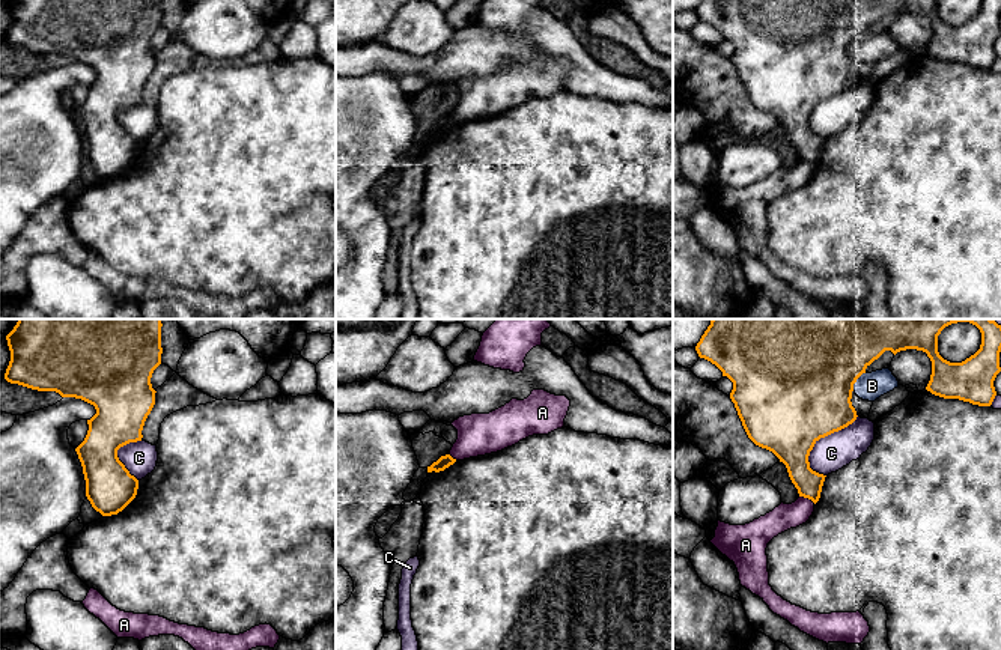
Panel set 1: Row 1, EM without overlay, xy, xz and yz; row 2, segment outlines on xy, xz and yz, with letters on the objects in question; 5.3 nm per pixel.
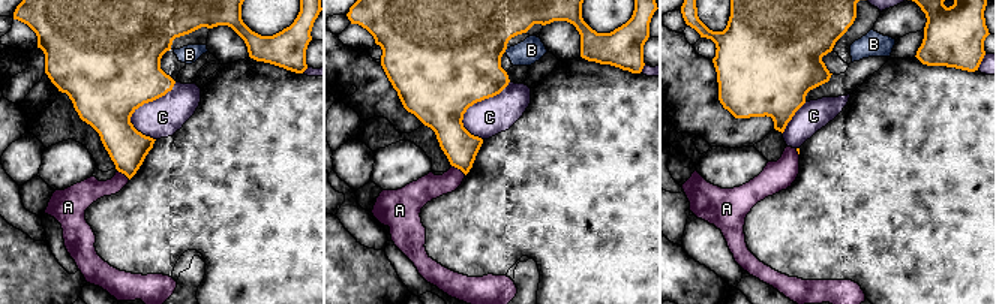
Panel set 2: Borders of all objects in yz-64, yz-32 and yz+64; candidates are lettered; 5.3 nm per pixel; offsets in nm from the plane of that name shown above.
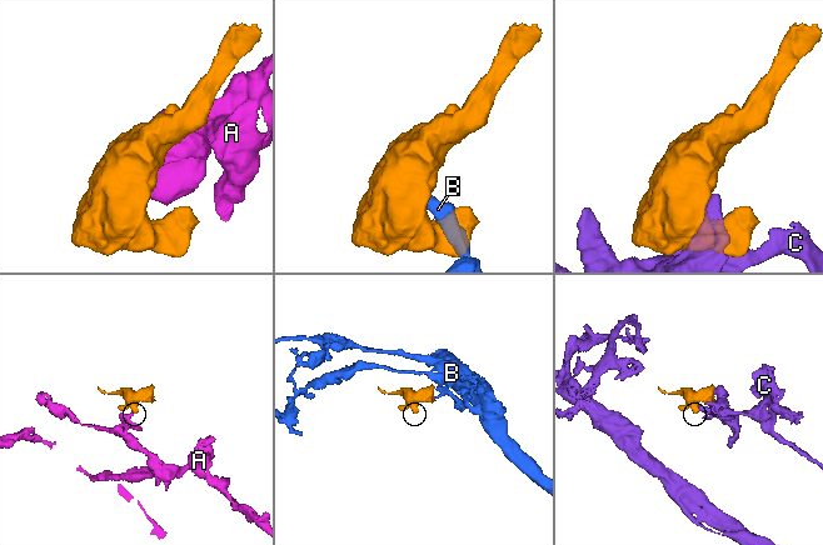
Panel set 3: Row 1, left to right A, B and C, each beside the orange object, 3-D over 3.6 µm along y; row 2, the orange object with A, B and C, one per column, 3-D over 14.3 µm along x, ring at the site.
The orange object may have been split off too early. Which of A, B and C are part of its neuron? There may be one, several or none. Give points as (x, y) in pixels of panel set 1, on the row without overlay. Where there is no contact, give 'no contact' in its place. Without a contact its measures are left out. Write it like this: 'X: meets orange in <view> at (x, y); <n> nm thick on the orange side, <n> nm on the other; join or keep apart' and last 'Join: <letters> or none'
A: meets orange in yz at (807, 160); 160 nm thick on the orange side, 140 nm on the other; keep apart
B: meets orange in yz at (855, 44); 480 nm thick on the orange side, 140 nm on the other; keep apart
C: meets orange in yz at (822, 100); 500 nm thick on the orange side, 190 nm on the other; keep apart
Join: none

